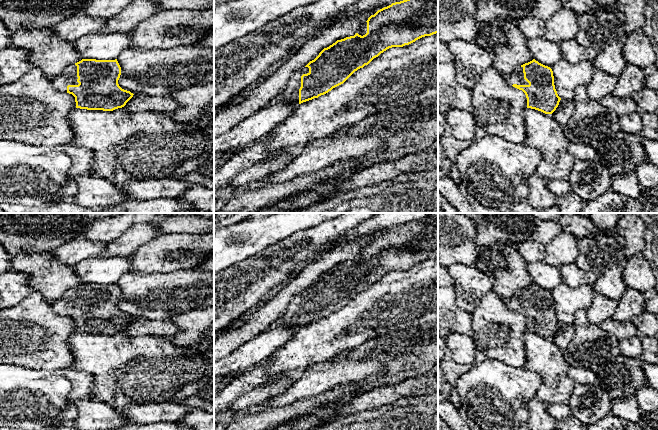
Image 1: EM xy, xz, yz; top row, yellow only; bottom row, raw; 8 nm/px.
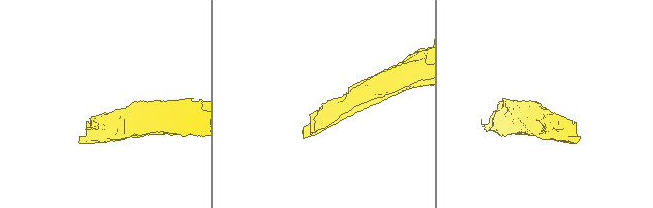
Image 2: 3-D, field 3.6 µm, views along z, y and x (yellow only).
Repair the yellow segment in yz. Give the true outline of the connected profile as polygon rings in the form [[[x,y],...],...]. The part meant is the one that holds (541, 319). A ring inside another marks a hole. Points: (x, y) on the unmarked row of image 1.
[[[533,283],[504,301],[507,308],[525,317],[527,332],[552,338],[558,331],[561,322],[555,313],[550,291]]]

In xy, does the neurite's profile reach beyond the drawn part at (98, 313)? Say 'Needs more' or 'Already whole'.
Needs more

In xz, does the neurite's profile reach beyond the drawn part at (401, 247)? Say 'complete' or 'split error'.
split error

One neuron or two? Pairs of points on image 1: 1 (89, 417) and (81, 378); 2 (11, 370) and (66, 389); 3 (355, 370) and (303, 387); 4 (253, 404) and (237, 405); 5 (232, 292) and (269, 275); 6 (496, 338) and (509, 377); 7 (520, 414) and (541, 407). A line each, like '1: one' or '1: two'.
1: two
2: one
3: one
4: one
5: one
6: two
7: two

